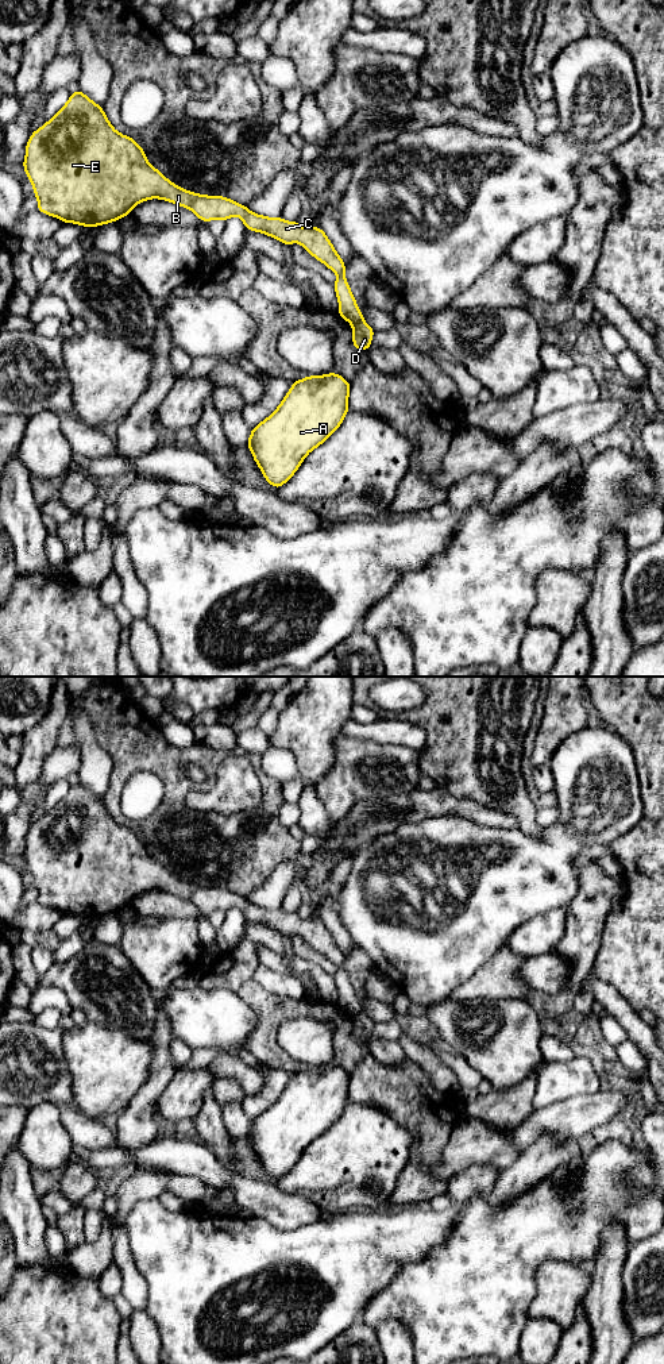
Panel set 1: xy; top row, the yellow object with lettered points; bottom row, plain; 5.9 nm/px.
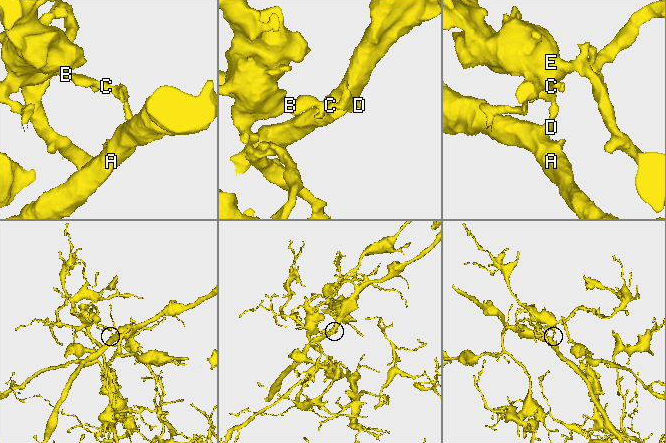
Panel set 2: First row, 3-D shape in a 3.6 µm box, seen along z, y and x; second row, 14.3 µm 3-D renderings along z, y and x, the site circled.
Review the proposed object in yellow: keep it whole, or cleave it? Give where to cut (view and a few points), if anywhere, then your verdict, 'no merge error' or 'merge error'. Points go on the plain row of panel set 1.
cut xy (362, 1009), (351, 1016); merge error

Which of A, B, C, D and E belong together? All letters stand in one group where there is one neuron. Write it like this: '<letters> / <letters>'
A D / B C E

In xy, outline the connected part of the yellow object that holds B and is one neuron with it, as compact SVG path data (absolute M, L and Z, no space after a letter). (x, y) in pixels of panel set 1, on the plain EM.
M78 781L47 814L31 825L23 859L38 890L38 902L63 914L76 914L82 918L103 917L130 906L132 899L142 893L161 890L190 901L201 913L215 910L225 913L239 908L246 921L266 925L286 937L297 933L337 967L333 975L339 991L337 1005L351 1016L363 1010L344 968L345 956L320 918L302 920L297 912L286 913L281 908L256 906L231 890L197 886L177 878L148 855L143 840L132 829L112 818L103 798Z

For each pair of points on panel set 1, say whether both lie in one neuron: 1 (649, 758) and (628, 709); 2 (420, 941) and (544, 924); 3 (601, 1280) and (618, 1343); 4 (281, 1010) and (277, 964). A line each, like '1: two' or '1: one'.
1: one
2: two
3: one
4: two

